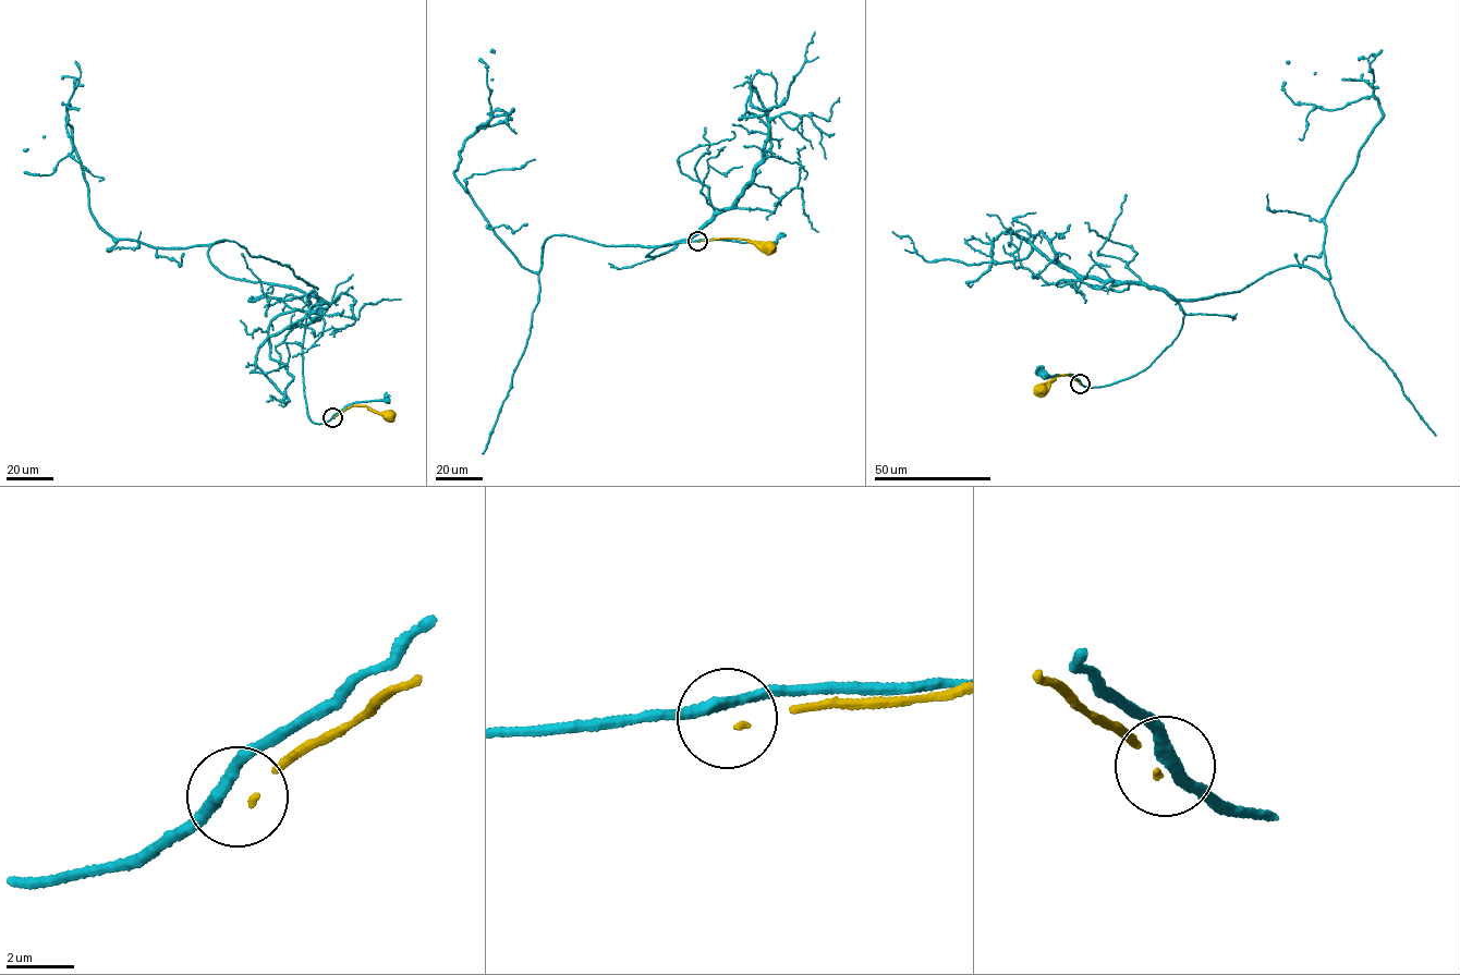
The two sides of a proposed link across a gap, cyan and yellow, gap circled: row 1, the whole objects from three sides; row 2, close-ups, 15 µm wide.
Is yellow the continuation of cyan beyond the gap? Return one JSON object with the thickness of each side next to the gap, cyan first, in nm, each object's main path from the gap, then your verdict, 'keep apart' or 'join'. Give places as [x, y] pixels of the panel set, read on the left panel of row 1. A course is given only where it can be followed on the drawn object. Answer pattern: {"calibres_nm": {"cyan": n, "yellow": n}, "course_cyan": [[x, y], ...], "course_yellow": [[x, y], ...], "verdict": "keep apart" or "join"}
{"calibres_nm": {"cyan": 360, "yellow": 120}, "course_cyan": [[332, 417], [307, 412], [308, 296], [223, 275], [223, 240], [108, 234], [68, 117], [52, 173], [27, 148]], "course_yellow": [[333, 417], [356, 405], [389, 413]], "verdict": "keep apart"}

